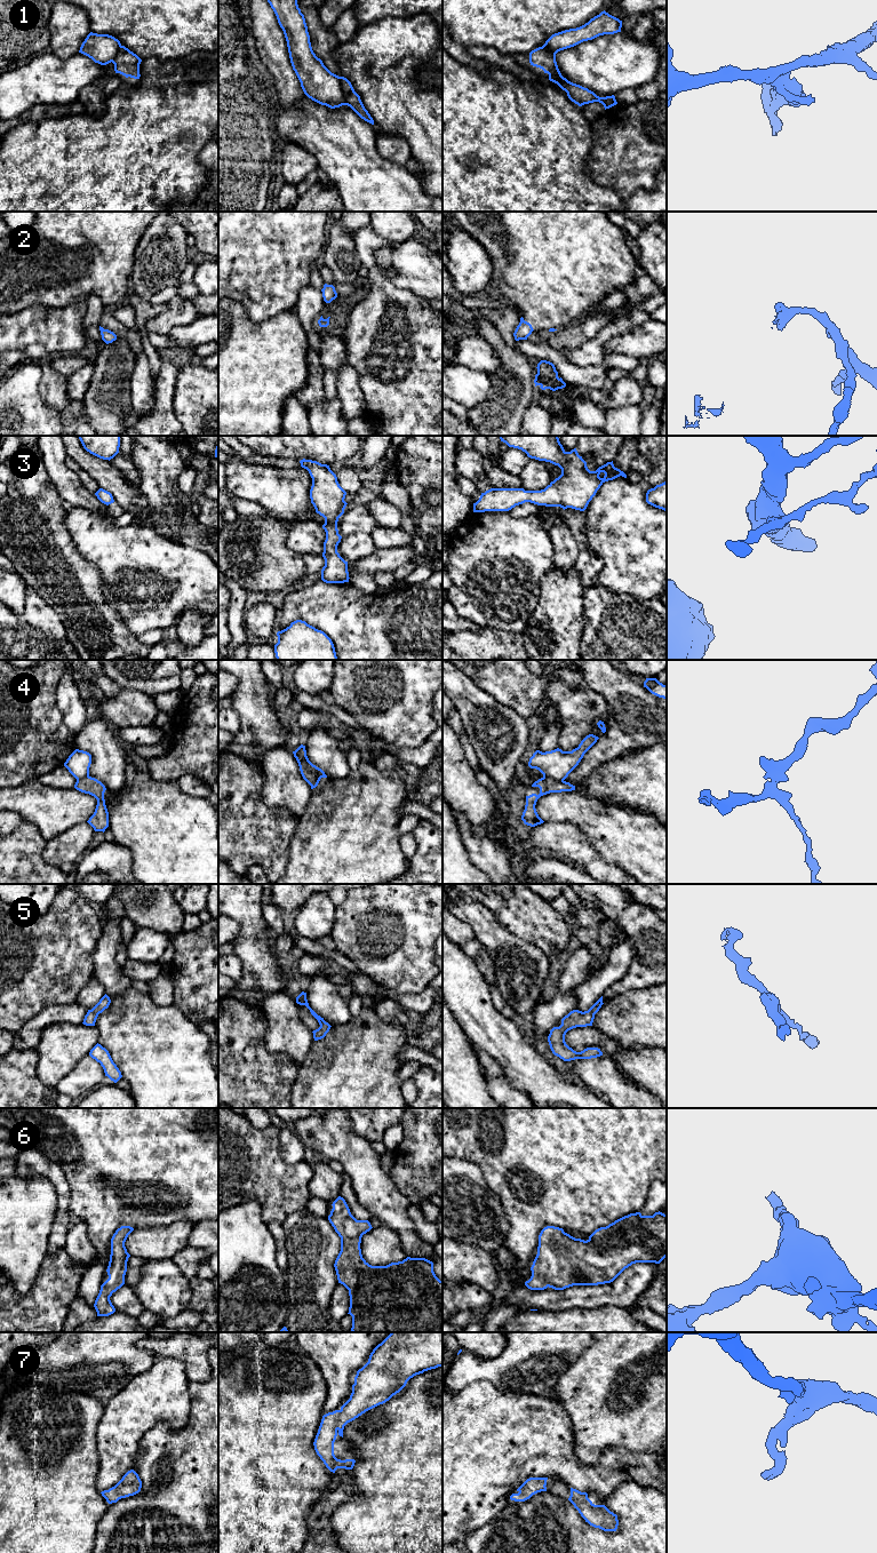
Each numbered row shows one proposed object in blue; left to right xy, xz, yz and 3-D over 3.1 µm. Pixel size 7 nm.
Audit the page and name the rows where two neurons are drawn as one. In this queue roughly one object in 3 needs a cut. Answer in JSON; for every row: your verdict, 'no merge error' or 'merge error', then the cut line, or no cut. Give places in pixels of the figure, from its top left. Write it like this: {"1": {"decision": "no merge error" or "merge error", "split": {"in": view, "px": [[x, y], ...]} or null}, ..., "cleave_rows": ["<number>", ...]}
{"1": {"decision": "merge error", "split": {"in": "xz", "px": [[339, 77], [347, 104]]}}, "2": {"decision": "no merge error", "split": null}, "3": {"decision": "no merge error", "split": null}, "4": {"decision": "merge error", "split": {"in": "xz", "px": [[297, 761], [301, 761], [315, 775], [316, 780], [311, 785]]}}, "5": {"decision": "no merge error", "split": null}, "6": {"decision": "no merge error", "split": null}, "7": {"decision": "no merge error", "split": null}, "cleave_rows": ["1", "4"]}

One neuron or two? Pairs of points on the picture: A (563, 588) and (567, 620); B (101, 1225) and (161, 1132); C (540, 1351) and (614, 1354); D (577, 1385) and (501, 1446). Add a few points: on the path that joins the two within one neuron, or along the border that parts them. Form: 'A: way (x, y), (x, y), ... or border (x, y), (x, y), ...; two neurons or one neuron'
A: way (563, 596), (563, 612); one neuron
B: way (122, 1201), (135, 1188), (141, 1187), (141, 1156); one neuron
C: border (591, 1344), (565, 1372); two neurons
D: border (550, 1392), (561, 1403), (572, 1424); two neurons

